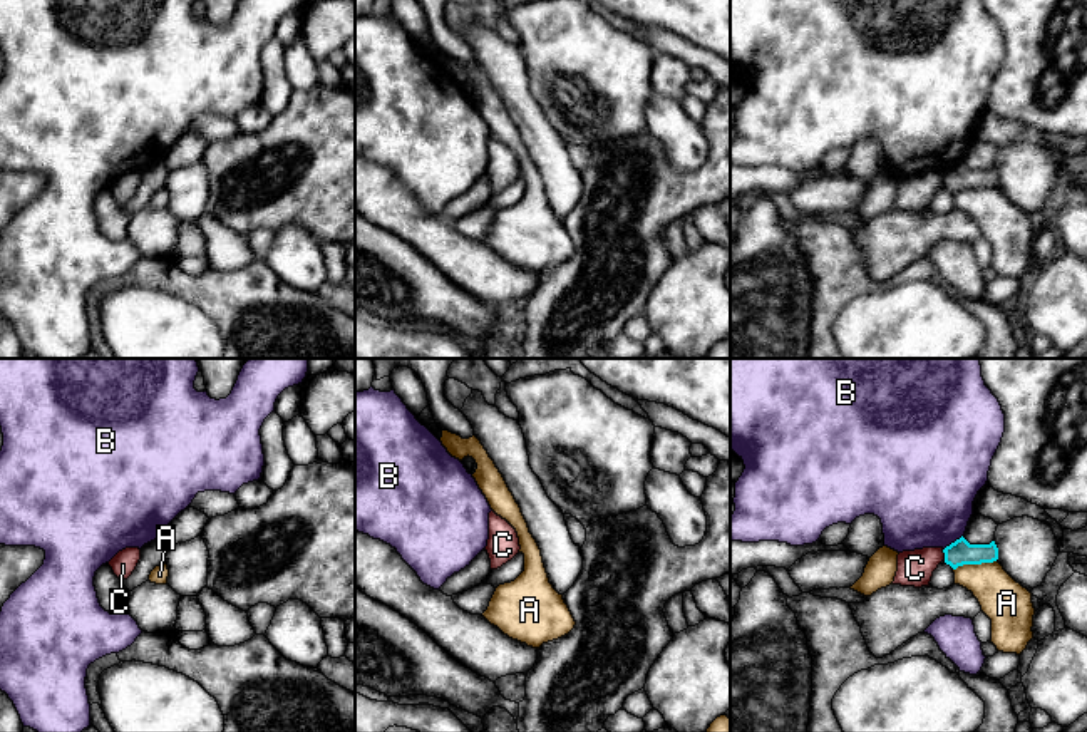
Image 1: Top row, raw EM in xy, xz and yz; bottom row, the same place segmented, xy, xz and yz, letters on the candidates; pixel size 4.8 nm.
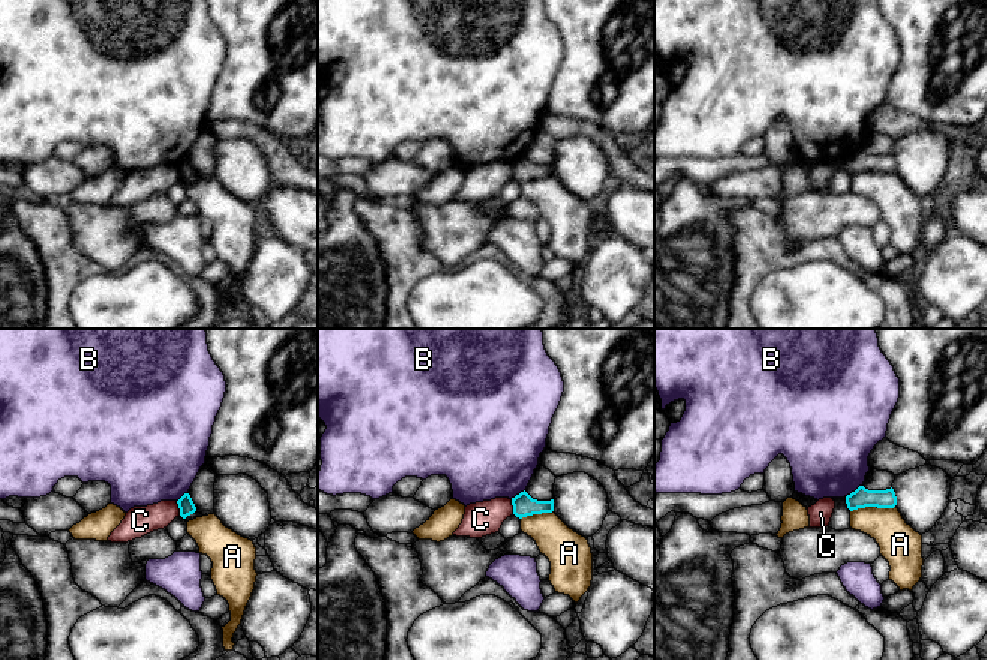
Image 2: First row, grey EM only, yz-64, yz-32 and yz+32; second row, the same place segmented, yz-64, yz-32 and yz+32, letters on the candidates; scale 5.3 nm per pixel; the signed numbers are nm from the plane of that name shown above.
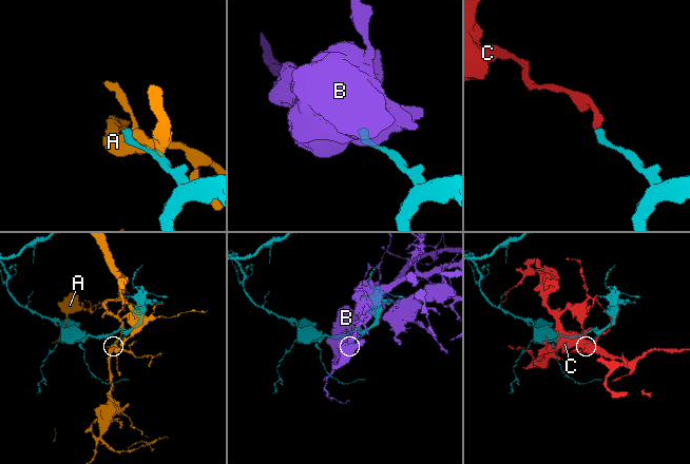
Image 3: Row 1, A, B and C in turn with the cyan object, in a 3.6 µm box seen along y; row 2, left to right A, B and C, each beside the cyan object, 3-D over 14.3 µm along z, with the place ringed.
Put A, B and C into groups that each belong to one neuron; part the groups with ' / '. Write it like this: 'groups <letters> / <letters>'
groups A / B / C

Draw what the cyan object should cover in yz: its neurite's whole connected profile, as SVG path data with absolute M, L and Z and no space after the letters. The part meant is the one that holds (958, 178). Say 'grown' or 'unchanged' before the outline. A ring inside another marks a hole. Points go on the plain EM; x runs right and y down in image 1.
unchanged; M963 161L943 174L945 188L953 194L963 189L993 188L998 184L995 166L990 169L970 169Z

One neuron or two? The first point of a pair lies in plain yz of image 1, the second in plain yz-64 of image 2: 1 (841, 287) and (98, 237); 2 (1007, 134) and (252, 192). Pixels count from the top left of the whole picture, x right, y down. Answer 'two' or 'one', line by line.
1: two
2: two

